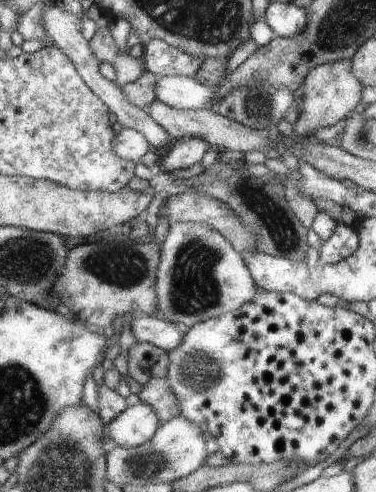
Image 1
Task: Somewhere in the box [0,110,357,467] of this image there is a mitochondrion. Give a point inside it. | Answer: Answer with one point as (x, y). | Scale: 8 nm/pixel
(193, 288)

